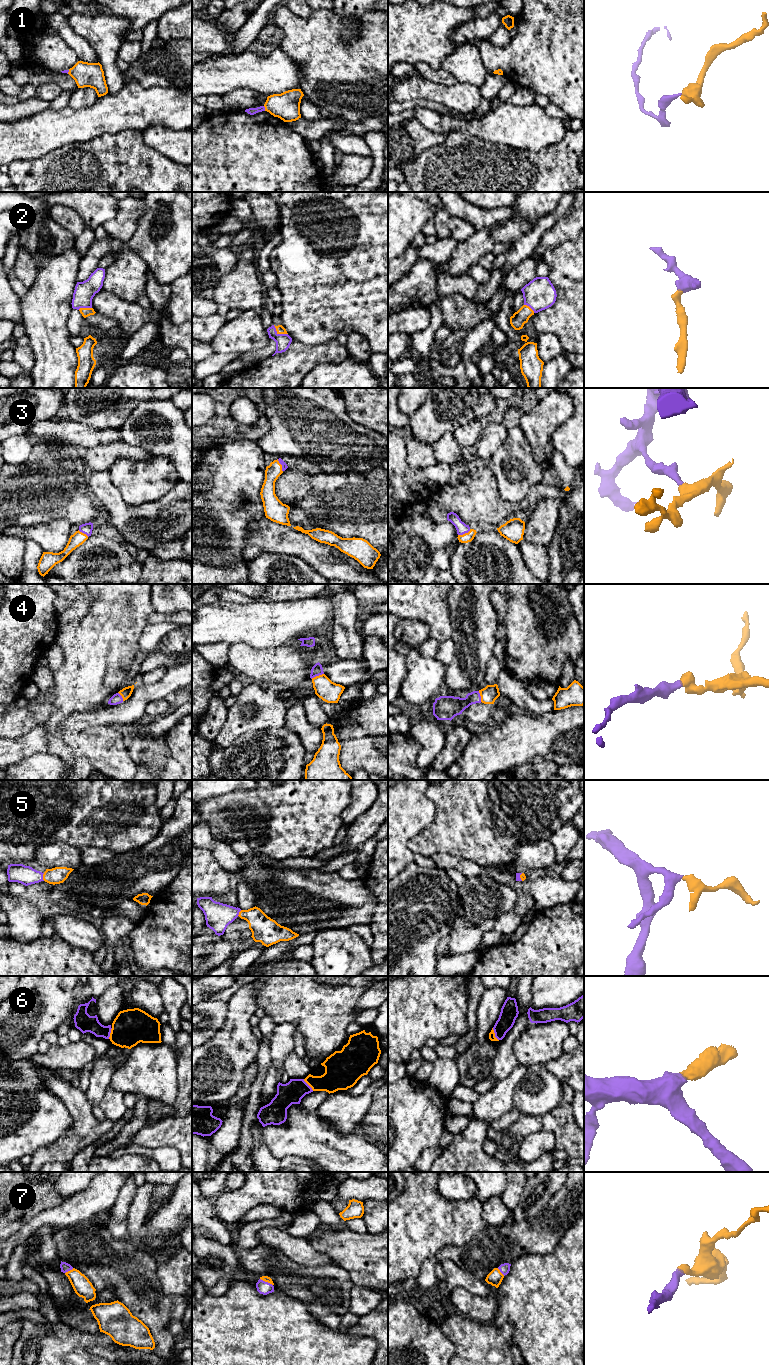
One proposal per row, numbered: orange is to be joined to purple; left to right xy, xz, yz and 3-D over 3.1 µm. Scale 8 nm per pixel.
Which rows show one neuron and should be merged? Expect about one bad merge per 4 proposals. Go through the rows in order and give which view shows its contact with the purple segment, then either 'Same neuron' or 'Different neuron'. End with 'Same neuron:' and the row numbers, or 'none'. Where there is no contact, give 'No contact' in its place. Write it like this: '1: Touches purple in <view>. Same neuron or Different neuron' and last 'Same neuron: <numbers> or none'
1: Touches purple in xz. Same neuron
2: Touches purple in xz. Same neuron
3: Touches purple in yz. Same neuron
4: Touches purple in xz. Same neuron
5: Touches purple in xy. Same neuron
6: Touches purple in yz. Same neuron
7: Touches purple in xz. Same neuron
Same neuron: 1, 2, 3, 4, 5, 6, 7

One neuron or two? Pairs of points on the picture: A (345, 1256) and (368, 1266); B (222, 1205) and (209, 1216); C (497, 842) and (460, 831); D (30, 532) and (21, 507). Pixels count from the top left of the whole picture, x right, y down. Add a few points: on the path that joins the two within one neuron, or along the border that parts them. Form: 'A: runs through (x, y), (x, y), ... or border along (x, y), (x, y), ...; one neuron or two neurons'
A: runs through (351, 1256), (356, 1256), (362, 1262); one neuron
B: border along (211, 1201), (217, 1215), (226, 1223); two neurons
C: runs through (488, 833), (486, 831), (469, 831); one neuron
D: border along (51, 520), (45, 523), (10, 527); two neurons

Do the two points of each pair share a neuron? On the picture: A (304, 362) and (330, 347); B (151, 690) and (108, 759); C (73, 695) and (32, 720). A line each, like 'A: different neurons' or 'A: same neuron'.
A: same neuron
B: different neurons
C: different neurons

